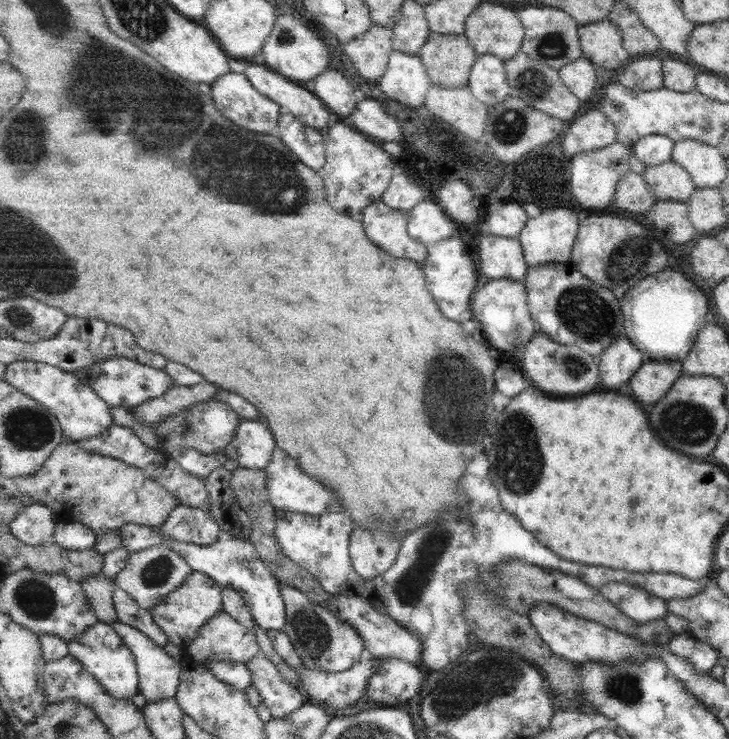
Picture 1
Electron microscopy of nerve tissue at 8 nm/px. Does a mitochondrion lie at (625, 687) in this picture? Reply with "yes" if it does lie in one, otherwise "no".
yes

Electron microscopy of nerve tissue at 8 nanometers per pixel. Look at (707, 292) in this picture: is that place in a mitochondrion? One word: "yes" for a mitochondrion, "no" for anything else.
no

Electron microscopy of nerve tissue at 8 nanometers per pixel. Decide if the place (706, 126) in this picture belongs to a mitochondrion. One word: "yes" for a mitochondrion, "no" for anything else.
yes

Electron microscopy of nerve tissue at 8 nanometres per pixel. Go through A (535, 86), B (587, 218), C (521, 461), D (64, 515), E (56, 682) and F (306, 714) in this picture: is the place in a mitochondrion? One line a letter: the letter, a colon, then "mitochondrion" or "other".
A: mitochondrion
B: other
C: mitochondrion
D: other
E: other
F: other

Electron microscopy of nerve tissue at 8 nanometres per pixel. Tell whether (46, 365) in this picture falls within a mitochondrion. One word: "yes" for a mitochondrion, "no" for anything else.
no

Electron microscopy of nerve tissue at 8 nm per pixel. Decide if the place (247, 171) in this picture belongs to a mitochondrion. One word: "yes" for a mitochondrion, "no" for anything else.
yes

